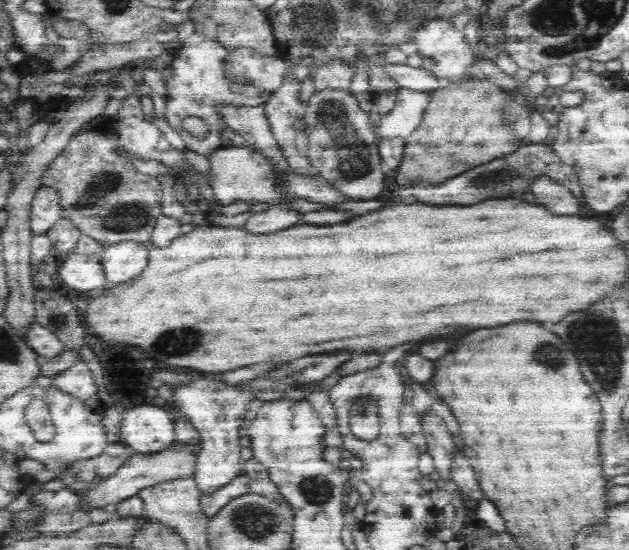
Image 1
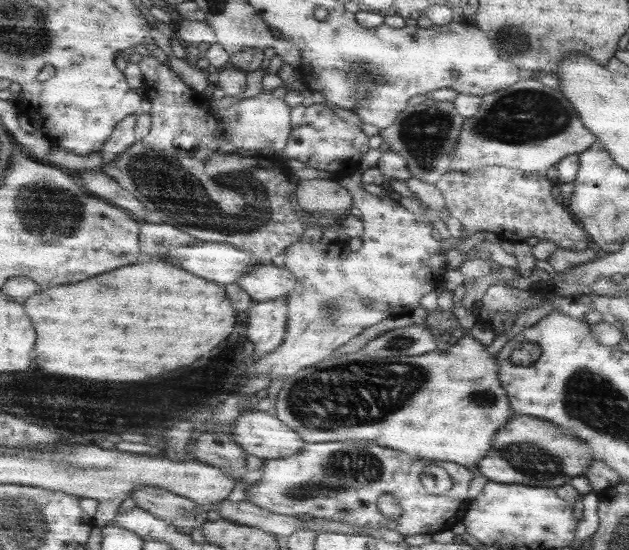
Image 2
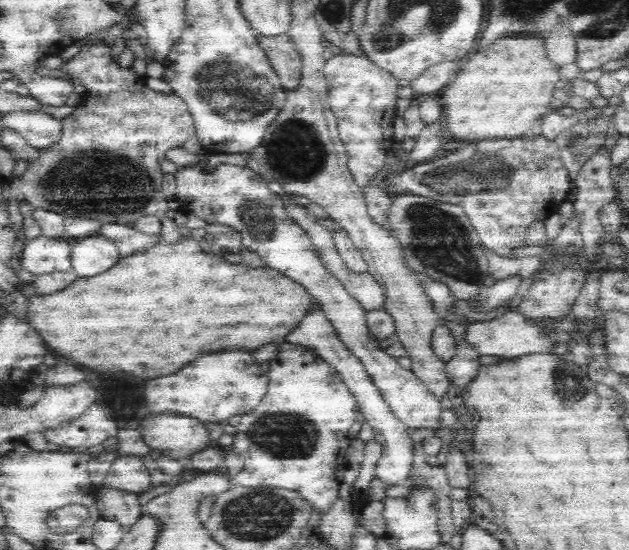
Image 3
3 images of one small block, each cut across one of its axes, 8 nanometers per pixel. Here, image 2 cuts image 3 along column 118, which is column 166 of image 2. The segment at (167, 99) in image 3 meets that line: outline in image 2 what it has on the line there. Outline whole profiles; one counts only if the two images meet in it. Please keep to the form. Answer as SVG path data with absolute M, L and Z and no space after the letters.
M145 54L143 60L141 60L141 70L145 74L145 96L149 98L149 102L153 104L153 110L151 110L151 118L153 118L153 128L151 128L151 134L145 138L145 140L139 140L129 152L121 154L113 164L105 164L103 172L113 176L121 188L125 188L127 192L131 192L133 196L137 196L141 202L147 204L149 212L153 214L159 214L159 218L163 220L163 224L171 224L171 226L177 226L181 228L183 232L191 234L193 238L197 238L199 242L225 242L225 244L233 244L253 256L257 256L263 264L271 266L271 260L277 256L277 254L285 254L289 250L289 246L297 244L301 240L301 234L305 232L305 228L309 228L291 208L291 202L289 202L289 194L293 198L297 198L297 188L303 180L299 180L297 176L291 174L289 166L285 164L285 160L281 156L271 156L271 158L261 158L261 156L239 156L239 154L225 154L225 156L219 156L217 154L217 146L221 142L221 138L217 136L221 132L219 128L219 122L217 122L217 116L213 112L213 106L209 106L209 98L201 92L201 90L193 90L193 86L189 86L189 82L185 82L185 78L179 78L167 64L161 64L157 58L153 58L151 54Z

